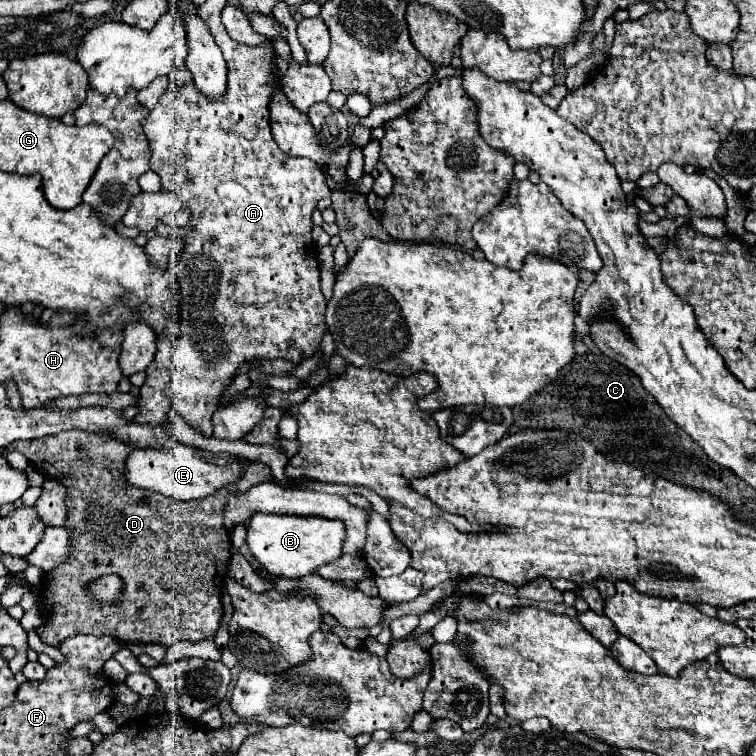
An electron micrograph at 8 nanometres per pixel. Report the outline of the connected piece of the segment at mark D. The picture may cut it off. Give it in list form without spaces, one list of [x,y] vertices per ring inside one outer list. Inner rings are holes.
[[[67,430],[55,436],[17,440],[9,448],[23,452],[31,466],[41,470],[45,476],[59,480],[69,490],[69,520],[65,528],[71,530],[75,552],[67,562],[43,576],[45,600],[41,600],[41,608],[45,610],[47,620],[37,634],[45,644],[57,646],[65,638],[77,634],[109,634],[123,642],[157,642],[171,646],[179,640],[205,640],[217,632],[223,618],[221,590],[231,558],[231,538],[223,526],[223,512],[229,496],[226,489],[221,488],[201,500],[179,502],[151,490],[129,486],[125,478],[125,460],[133,450],[137,450],[137,446],[103,430]],[[205,542],[223,542],[223,554],[197,554],[205,548]],[[113,572],[125,580],[125,588],[117,602],[103,606],[89,594],[87,584]]]

